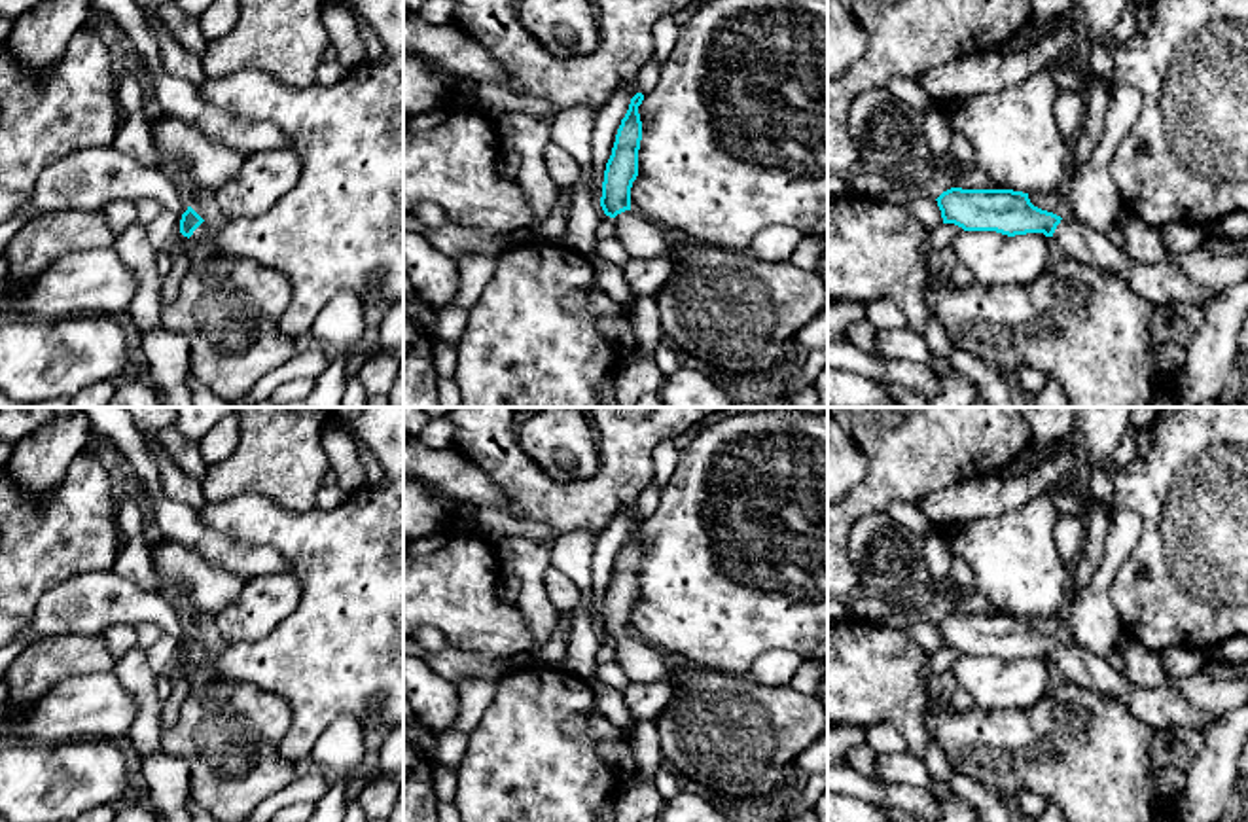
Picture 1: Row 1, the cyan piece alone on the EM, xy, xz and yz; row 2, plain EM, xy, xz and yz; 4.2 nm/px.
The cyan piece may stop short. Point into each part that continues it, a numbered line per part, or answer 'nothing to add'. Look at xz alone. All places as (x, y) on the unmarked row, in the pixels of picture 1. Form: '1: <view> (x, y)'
1: xz (641, 663)

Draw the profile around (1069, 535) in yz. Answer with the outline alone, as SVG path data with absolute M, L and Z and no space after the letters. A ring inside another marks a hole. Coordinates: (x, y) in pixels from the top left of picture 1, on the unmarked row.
M1059 513L1053 542L1061 561L1072 568L1083 549L1085 528L1081 515Z

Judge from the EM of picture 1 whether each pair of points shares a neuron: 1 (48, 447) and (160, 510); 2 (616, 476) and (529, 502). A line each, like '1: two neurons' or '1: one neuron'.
1: two neurons
2: one neuron

